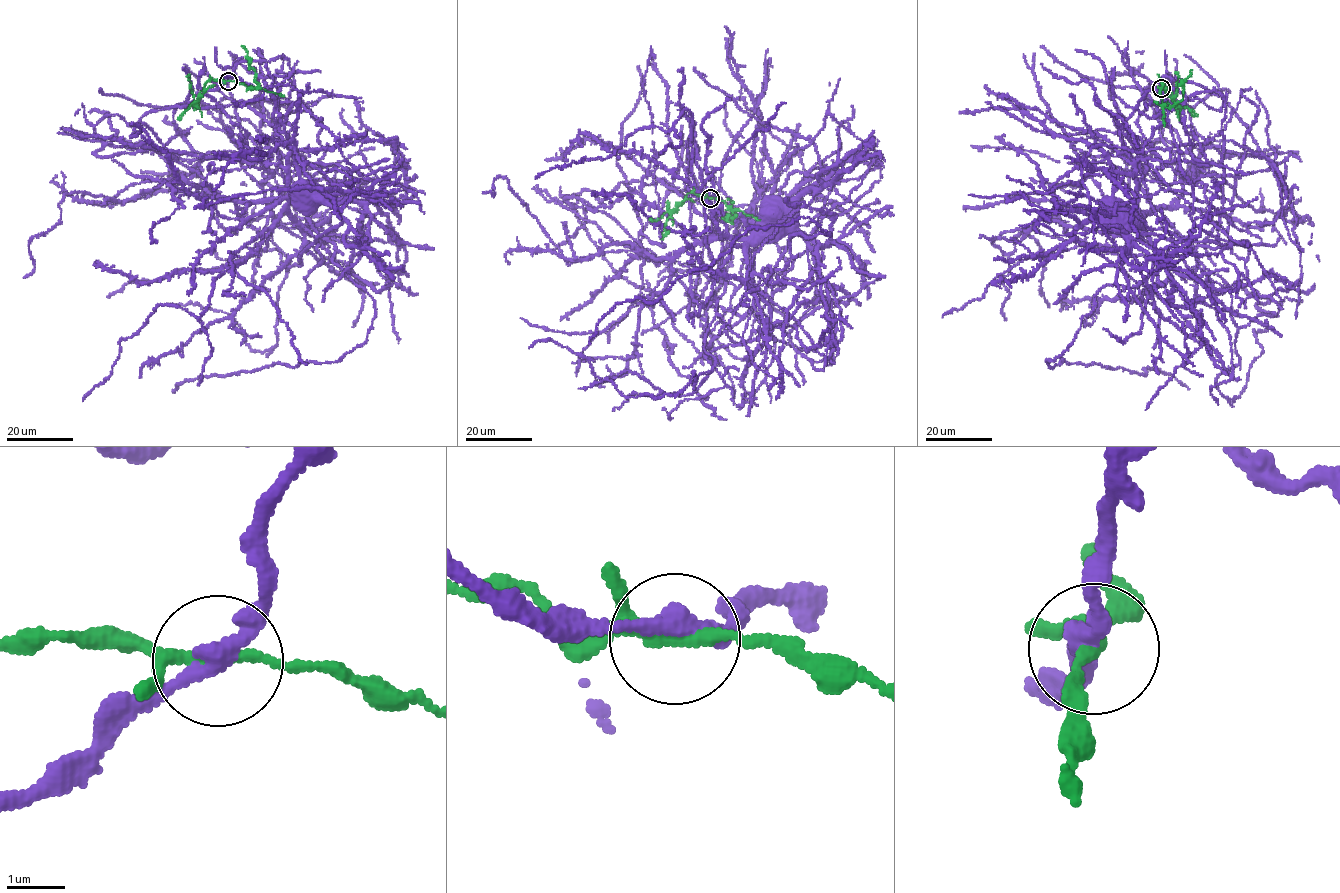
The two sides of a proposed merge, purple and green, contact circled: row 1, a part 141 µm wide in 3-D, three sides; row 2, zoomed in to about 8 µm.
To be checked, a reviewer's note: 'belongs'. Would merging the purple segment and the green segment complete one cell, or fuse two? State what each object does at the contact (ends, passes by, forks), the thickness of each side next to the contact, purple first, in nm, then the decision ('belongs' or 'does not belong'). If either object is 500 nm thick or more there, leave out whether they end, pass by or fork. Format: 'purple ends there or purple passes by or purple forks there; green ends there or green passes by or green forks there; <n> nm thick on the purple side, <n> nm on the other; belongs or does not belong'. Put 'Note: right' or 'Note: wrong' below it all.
purple passes by; green forks there; 300 nm thick on the purple side, 170 nm on the other; does not belong
Note: wrong

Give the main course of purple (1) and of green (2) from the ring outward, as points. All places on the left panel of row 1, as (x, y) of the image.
1: (229, 81), (175, 108), (180, 133), (160, 153), (170, 169), (223, 200), (269, 201), (306, 190)
2: (229, 81), (210, 79), (200, 92), (197, 103)

